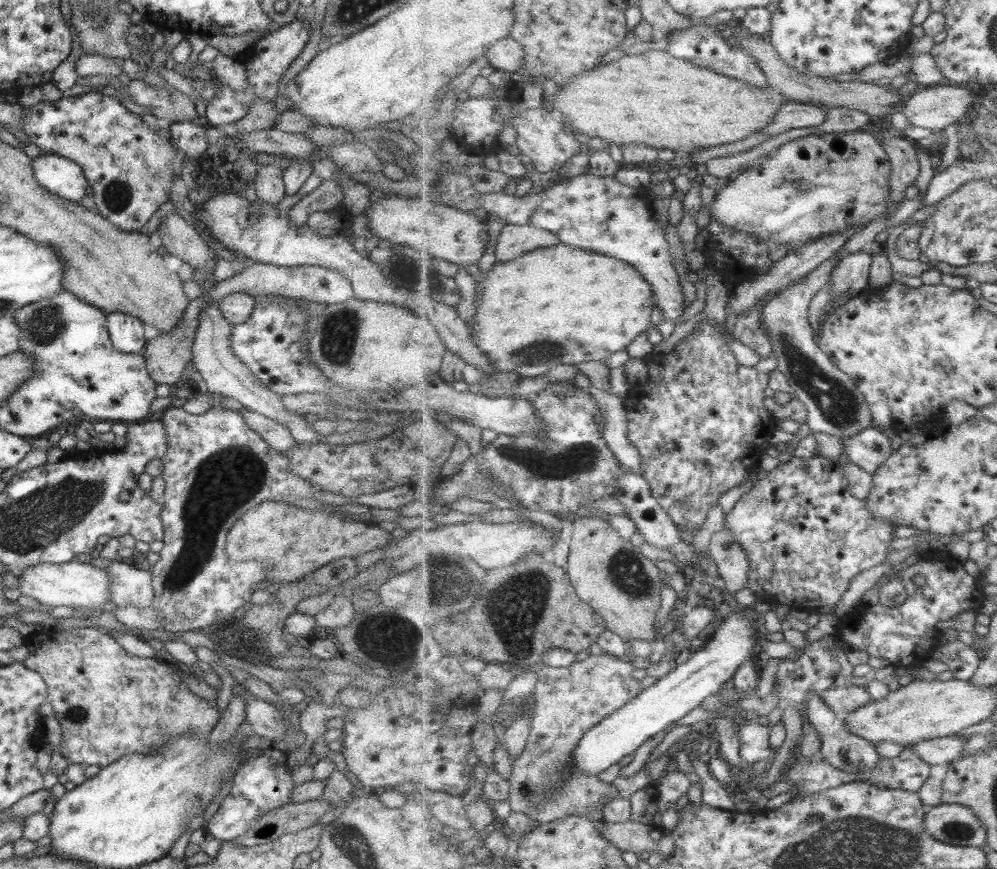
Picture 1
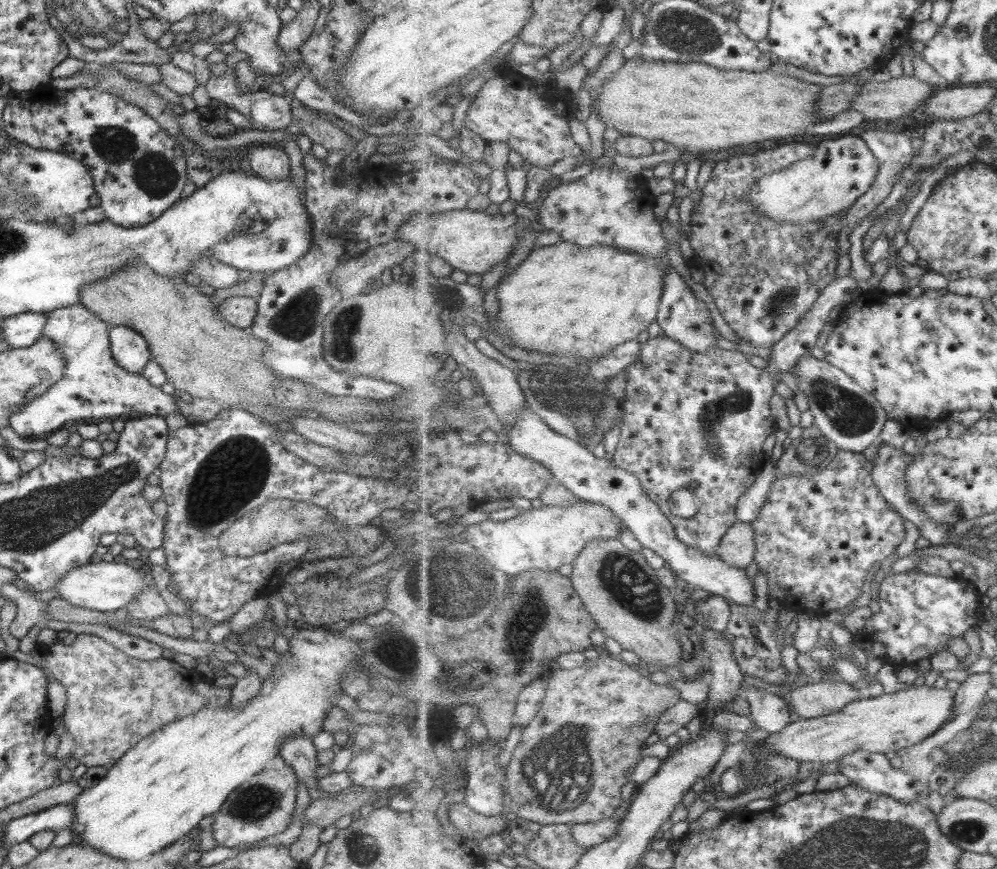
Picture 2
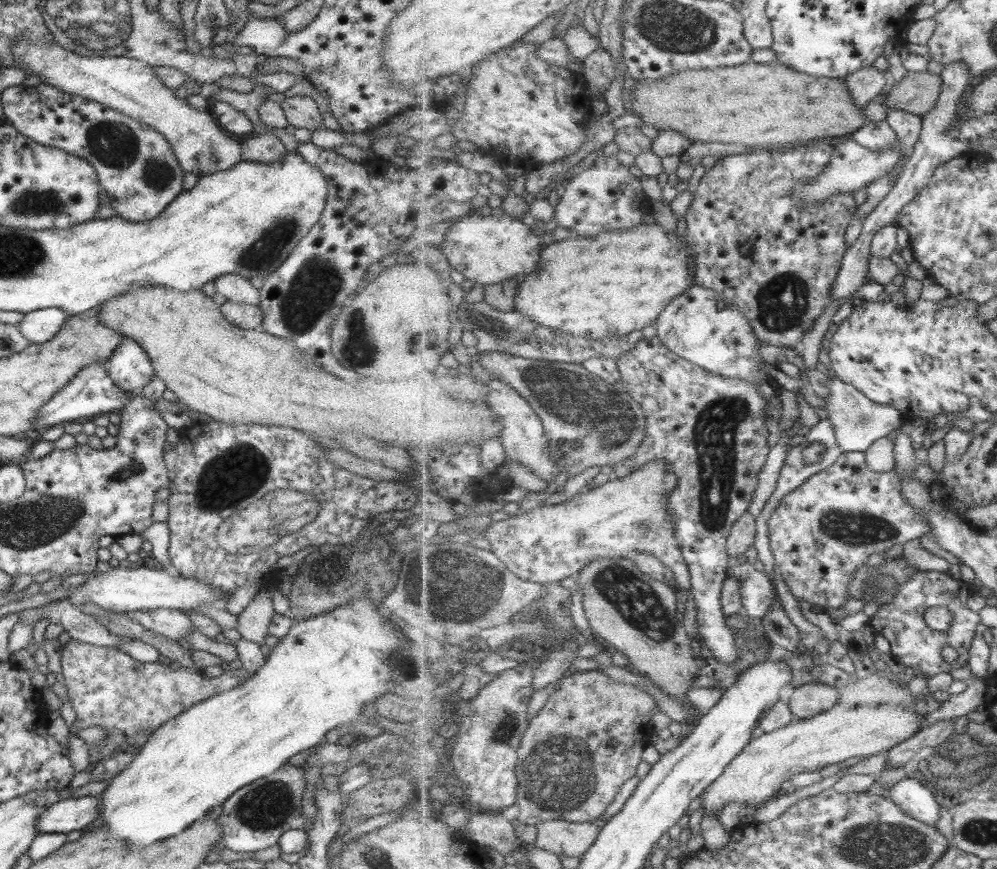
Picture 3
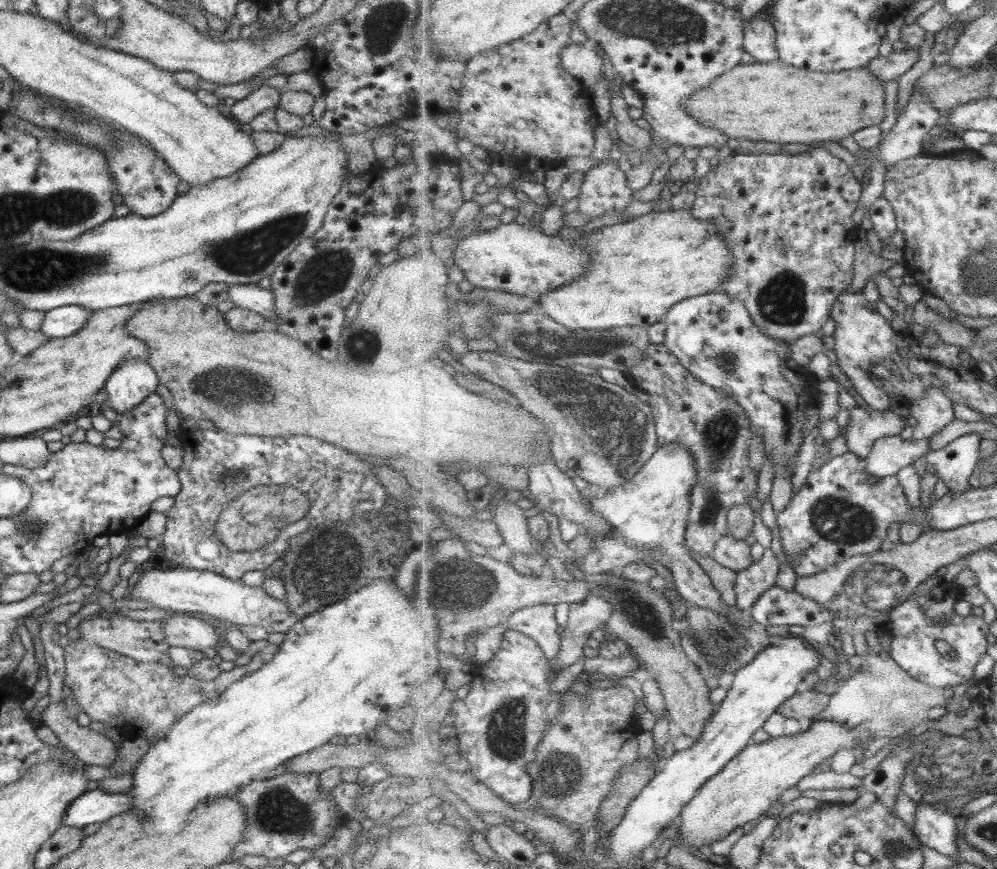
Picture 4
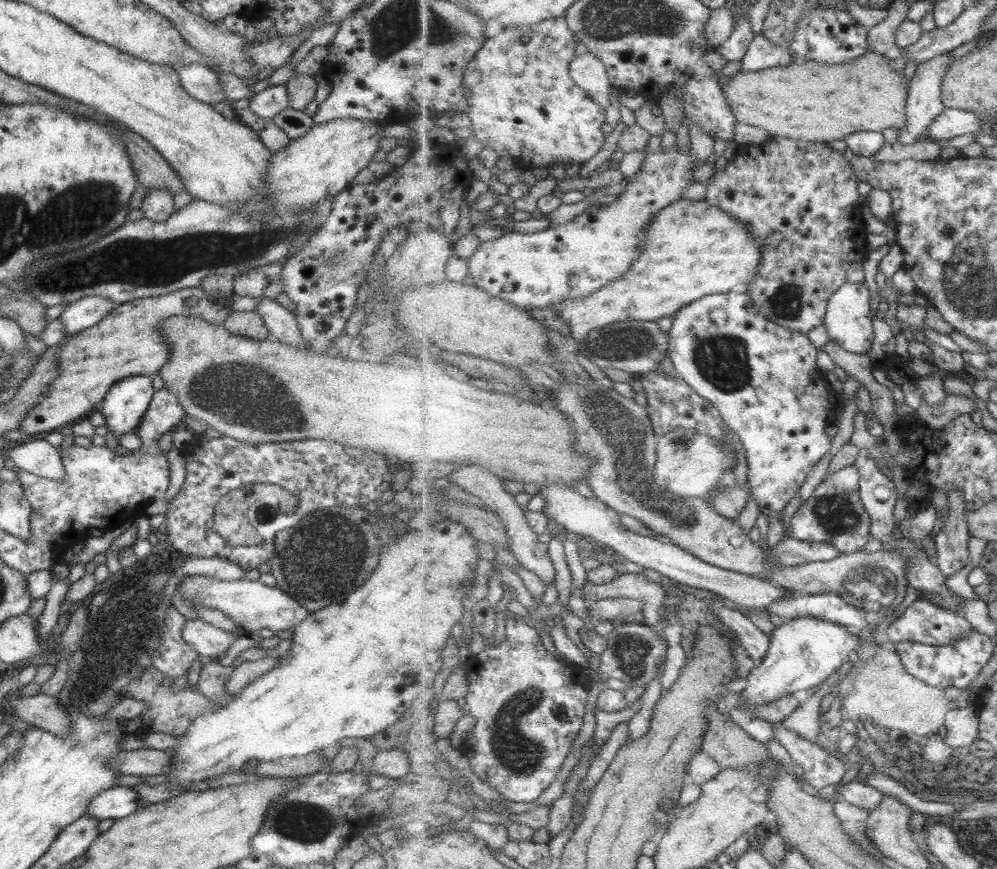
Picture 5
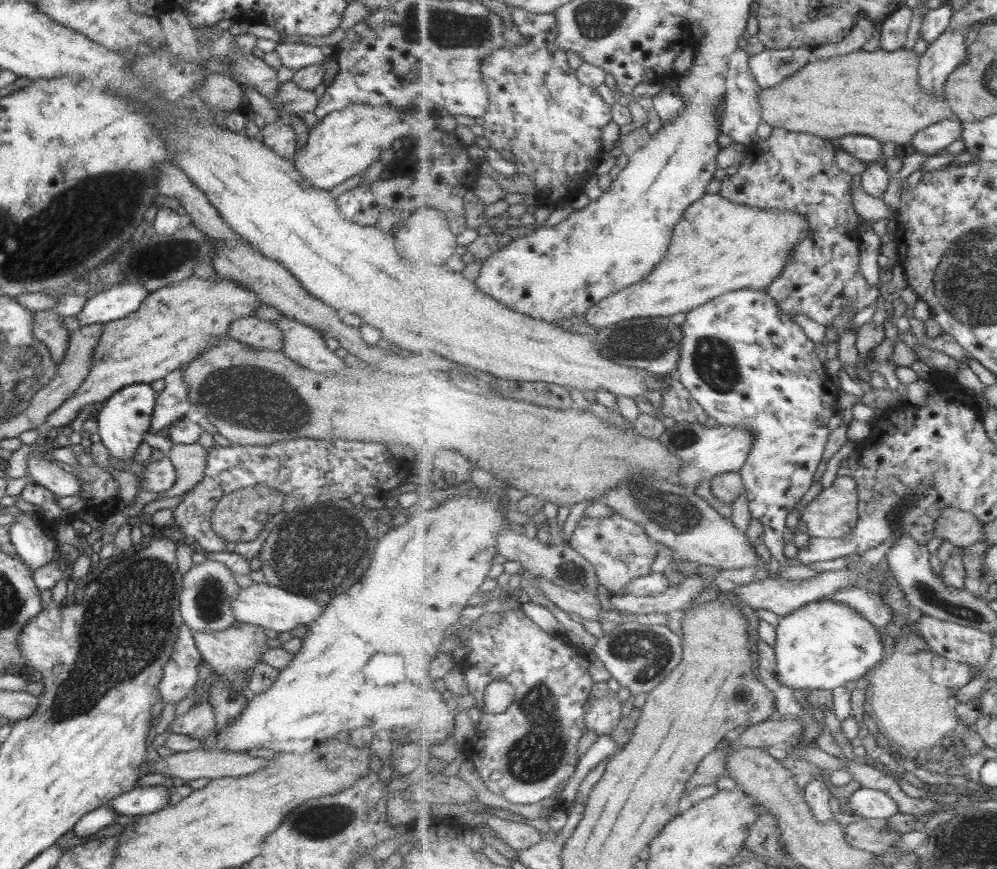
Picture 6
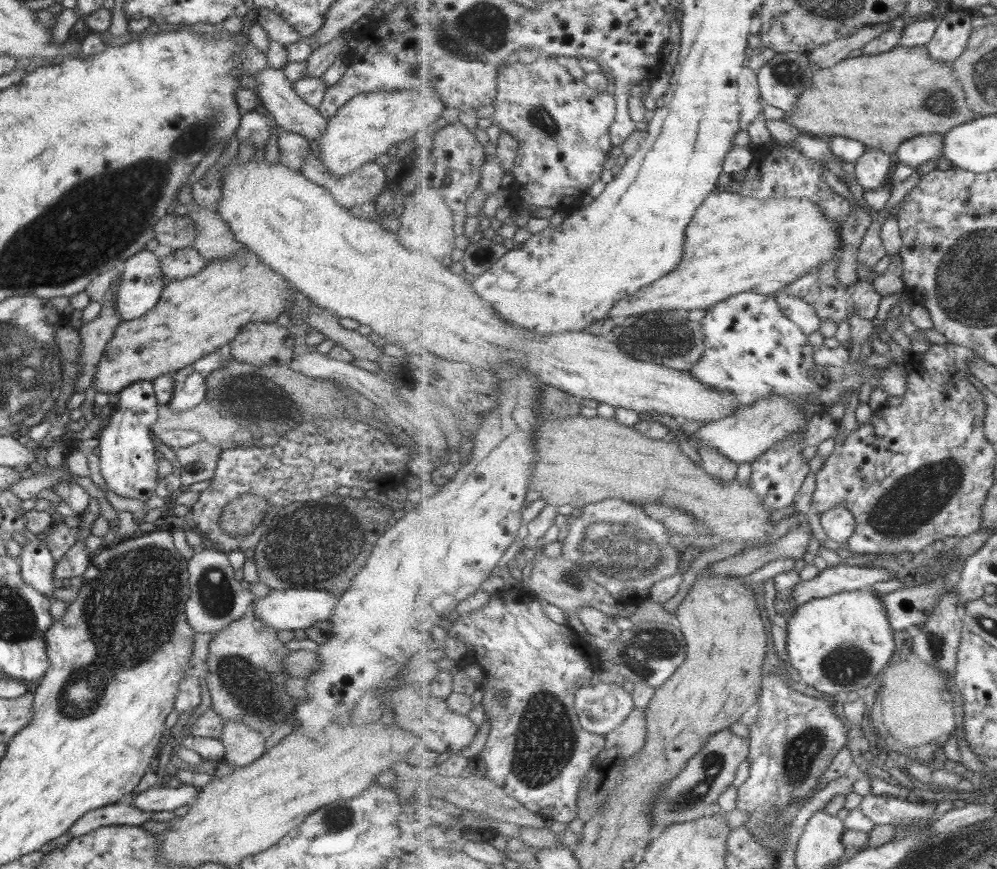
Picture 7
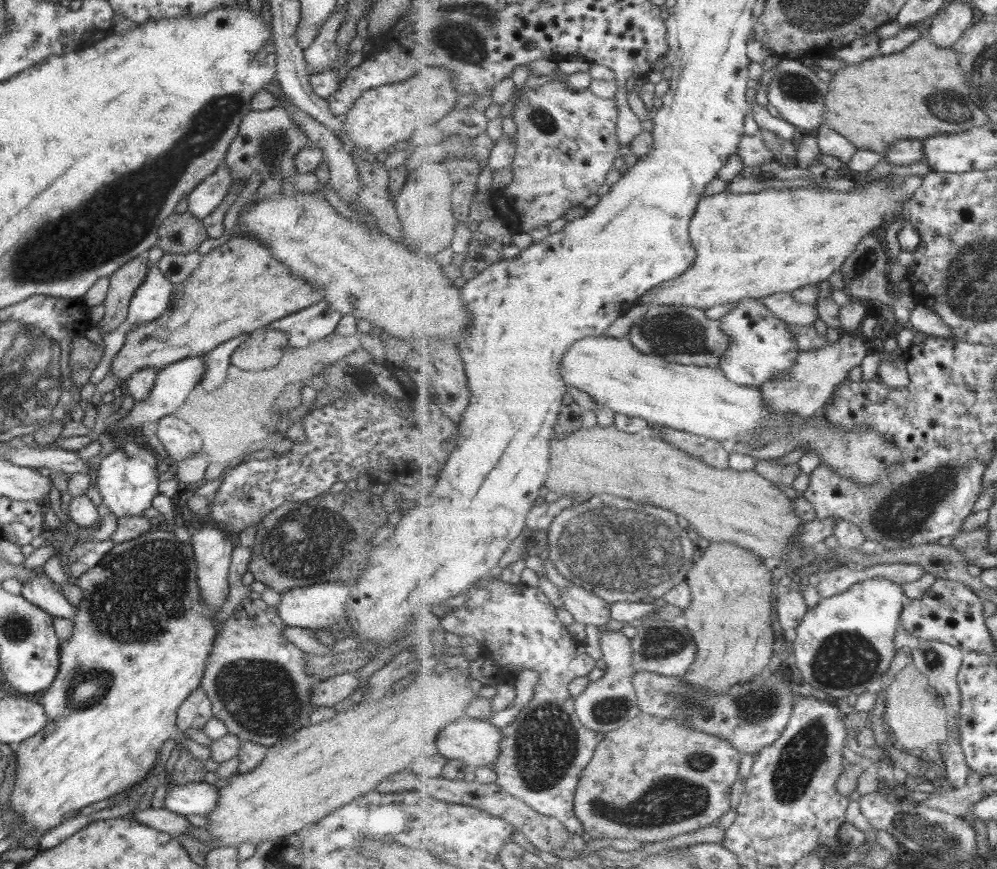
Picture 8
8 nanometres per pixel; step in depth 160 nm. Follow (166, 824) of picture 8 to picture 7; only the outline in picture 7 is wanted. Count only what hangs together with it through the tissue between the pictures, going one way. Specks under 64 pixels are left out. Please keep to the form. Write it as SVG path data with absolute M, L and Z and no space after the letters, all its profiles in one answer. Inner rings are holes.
M123 801L85 812L67 833L71 837L79 837L91 832L95 828L101 826L141 826L151 818L151 813L135 810L133 806L129 806Z

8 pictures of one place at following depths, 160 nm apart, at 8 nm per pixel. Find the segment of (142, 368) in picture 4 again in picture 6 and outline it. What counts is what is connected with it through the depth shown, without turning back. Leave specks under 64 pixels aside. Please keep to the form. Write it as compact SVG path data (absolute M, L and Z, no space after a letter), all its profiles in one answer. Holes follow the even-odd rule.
M130 384L116 390L96 414L97 435L101 444L107 448L108 456L117 458L119 462L133 461L133 454L143 442L143 437L149 432L151 414L157 393L148 384Z

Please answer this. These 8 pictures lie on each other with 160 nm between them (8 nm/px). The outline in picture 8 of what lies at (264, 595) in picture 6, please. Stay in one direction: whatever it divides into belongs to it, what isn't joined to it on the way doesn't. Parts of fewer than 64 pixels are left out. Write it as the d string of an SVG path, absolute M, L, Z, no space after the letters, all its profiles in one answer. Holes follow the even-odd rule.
M325 582L325 584L313 584L313 586L292 588L280 595L280 602L276 608L276 615L287 627L329 629L334 625L345 622L346 602L349 591L341 582Z

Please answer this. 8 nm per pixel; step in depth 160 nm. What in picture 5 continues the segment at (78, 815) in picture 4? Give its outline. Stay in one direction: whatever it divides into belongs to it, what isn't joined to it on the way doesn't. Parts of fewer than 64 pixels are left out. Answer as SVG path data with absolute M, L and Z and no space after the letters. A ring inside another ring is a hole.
M115 786L91 799L85 814L98 821L103 819L115 820L130 816L142 806L132 788Z

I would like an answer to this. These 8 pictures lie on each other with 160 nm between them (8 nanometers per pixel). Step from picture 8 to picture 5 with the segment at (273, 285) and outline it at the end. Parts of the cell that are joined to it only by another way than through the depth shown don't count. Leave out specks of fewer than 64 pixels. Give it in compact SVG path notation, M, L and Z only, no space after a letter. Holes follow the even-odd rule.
M199 286L183 288L163 296L131 300L113 307L103 317L103 321L75 336L67 337L57 349L56 379L50 382L46 395L25 414L17 430L25 435L57 431L77 418L86 418L92 414L95 404L103 400L105 393L118 380L126 376L156 374L169 357L169 346L159 332L159 325L175 316L197 317L211 325L220 325L229 314L219 312L216 300L203 294Z

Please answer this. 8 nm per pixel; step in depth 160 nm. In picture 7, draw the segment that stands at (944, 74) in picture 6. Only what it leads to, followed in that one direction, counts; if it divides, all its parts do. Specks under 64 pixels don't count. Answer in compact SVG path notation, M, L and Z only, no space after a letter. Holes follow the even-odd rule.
M951 8L940 19L934 37L926 44L929 54L939 62L953 64L968 47L973 27L970 11Z

